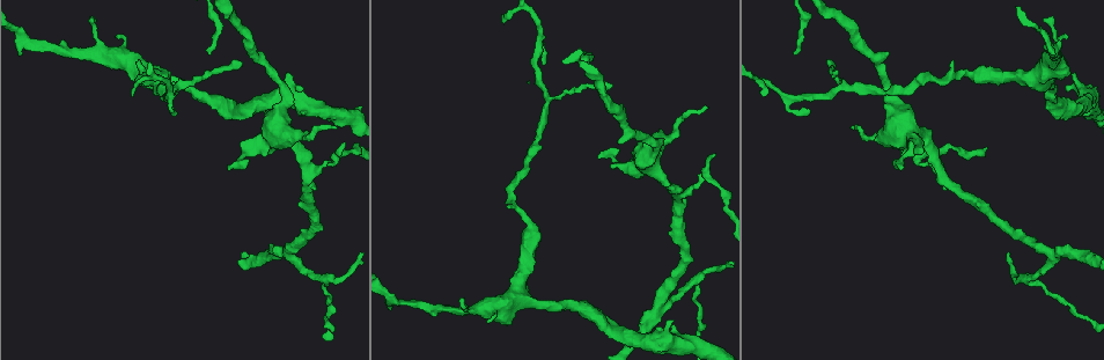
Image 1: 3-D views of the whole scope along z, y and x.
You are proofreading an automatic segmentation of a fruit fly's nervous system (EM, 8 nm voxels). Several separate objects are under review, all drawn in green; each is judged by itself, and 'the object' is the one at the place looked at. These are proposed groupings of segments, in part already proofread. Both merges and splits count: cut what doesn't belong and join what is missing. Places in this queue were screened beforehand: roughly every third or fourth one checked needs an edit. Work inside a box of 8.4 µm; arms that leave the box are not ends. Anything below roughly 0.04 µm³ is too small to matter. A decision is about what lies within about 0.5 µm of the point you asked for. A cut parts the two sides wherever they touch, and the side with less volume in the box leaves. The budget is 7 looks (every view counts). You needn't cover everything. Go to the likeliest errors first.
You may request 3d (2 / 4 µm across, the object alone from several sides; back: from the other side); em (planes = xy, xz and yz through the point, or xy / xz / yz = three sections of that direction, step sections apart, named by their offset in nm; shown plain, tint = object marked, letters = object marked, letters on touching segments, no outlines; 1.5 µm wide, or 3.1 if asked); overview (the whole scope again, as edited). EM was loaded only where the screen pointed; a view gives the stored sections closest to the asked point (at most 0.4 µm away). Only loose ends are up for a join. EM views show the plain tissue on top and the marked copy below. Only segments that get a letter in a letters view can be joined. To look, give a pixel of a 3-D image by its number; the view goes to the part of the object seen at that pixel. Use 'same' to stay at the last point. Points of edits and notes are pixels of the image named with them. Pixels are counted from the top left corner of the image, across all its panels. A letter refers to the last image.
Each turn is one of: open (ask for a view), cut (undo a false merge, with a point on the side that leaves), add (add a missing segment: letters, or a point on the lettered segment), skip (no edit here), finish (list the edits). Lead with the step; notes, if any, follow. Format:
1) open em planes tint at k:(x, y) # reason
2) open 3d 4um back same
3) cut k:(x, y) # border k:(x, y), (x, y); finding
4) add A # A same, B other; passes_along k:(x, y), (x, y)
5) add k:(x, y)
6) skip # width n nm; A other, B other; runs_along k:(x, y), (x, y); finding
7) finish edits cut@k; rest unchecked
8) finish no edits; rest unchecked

open 3d 2um at 1:(517, 290) # sudden change in width

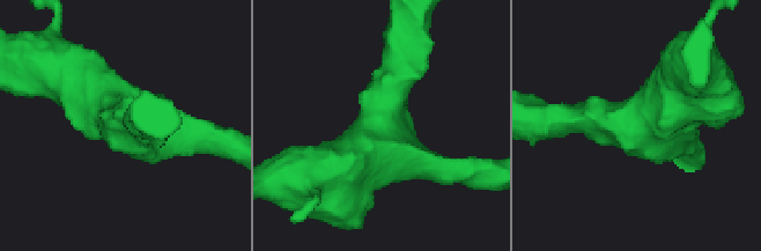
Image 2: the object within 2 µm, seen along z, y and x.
open em xz step 4 letters at 2:(378, 132)

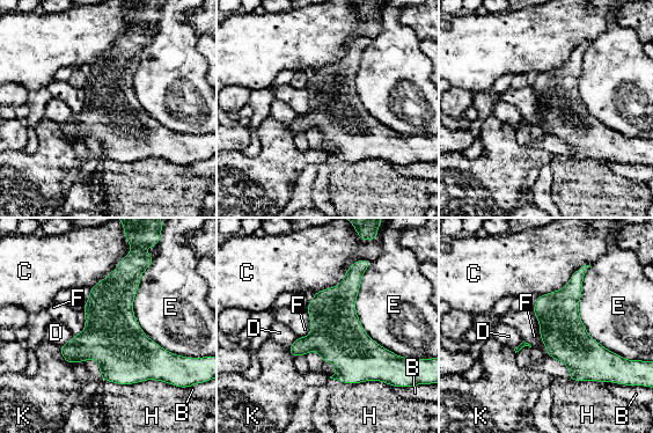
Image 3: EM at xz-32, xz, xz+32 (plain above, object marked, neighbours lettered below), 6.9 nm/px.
skip # B other, C other, D other, E other, F other, H other, K other; all the same neuron

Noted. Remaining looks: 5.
open em planes letters at 1:(832, 64) # an open end

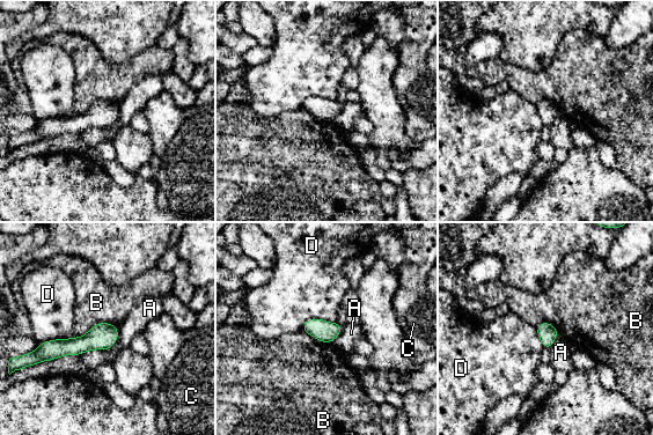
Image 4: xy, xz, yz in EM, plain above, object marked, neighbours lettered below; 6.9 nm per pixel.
skip # A other, B other, C other, D other; none of them fits

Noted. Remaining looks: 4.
finish no edits; rest unchecked

